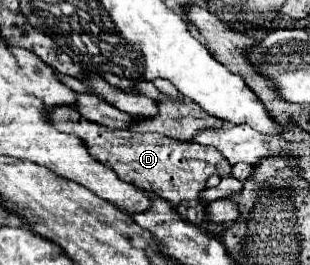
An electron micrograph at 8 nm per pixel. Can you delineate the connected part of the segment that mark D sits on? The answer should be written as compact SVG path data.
M55 108L51 114L51 124L61 132L71 132L79 136L85 146L89 148L89 154L99 160L101 164L115 170L115 174L141 190L155 192L161 200L167 200L181 216L183 220L189 220L203 230L209 230L211 234L219 234L223 230L223 224L209 222L205 216L207 202L201 200L201 192L207 188L207 180L211 176L225 178L231 174L231 164L209 146L199 144L177 144L175 140L169 140L165 136L157 134L141 134L141 132L129 132L129 130L111 130L105 126L99 126L95 122L85 120L75 108Z

